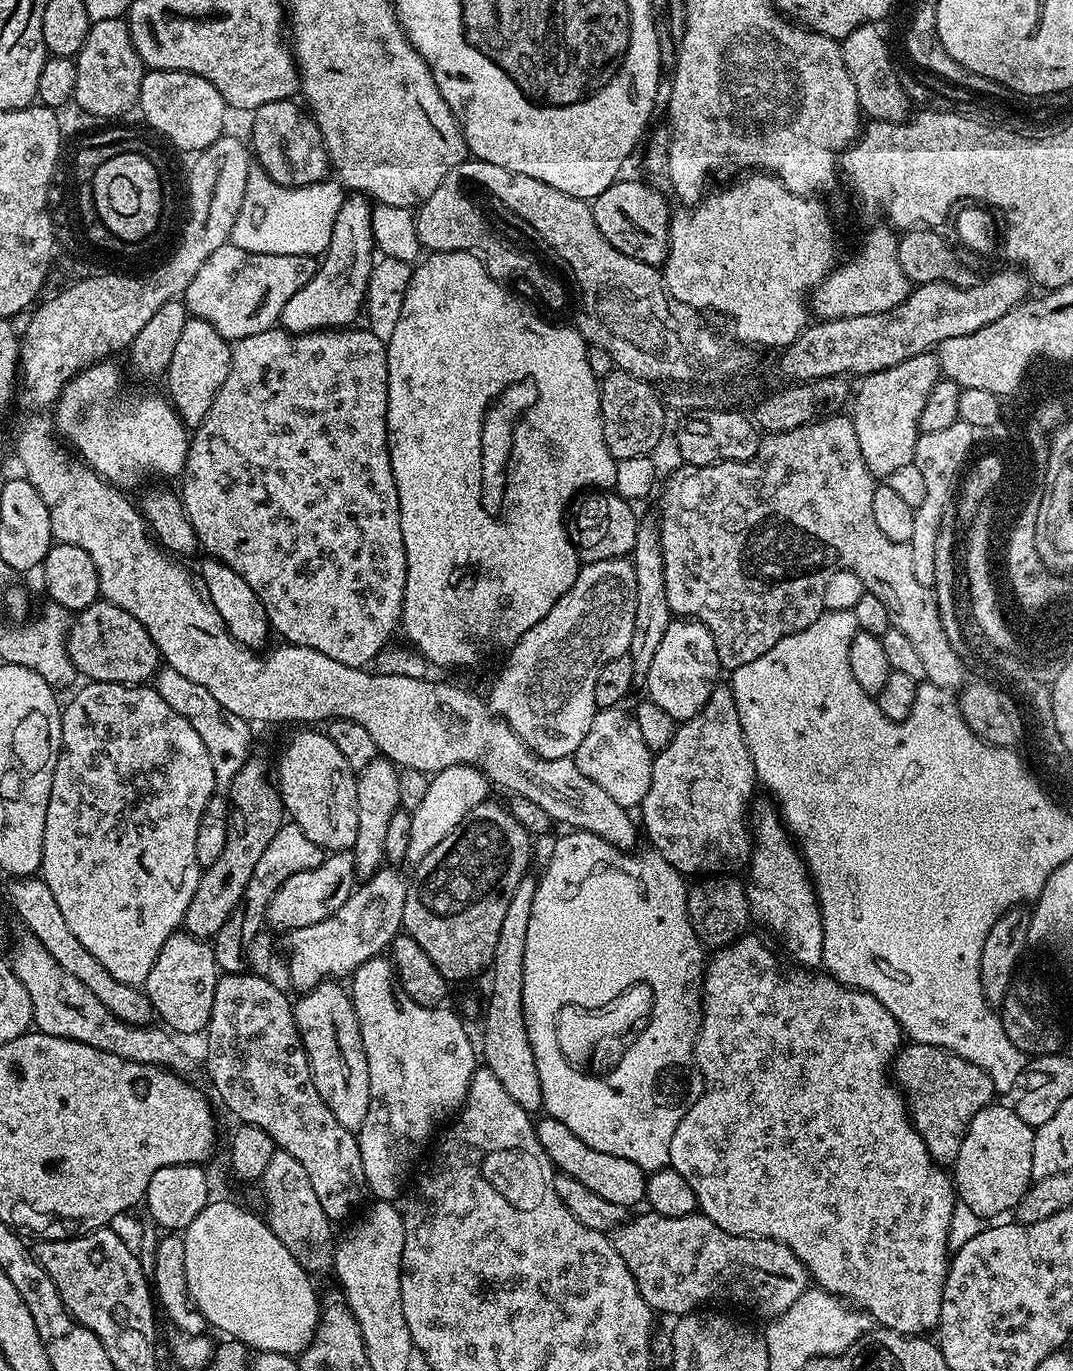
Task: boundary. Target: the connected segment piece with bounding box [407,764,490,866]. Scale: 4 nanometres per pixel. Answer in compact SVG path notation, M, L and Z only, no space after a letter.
M459 764L453 768L447 768L441 772L435 773L429 779L426 795L418 806L418 810L412 812L412 821L410 822L410 846L408 847L407 863L415 866L466 818L466 814L472 808L477 808L479 804L485 803L489 799L488 788L490 781L479 767Z

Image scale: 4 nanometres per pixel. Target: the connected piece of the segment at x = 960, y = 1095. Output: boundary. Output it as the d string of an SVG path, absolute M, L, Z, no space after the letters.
M908 1042L896 1053L894 1080L904 1094L912 1127L926 1142L933 1161L941 1166L955 1165L962 1138L966 1138L974 1114L993 1103L990 1074L974 1066L974 1062L966 1062L966 1058L954 1056L943 1048Z

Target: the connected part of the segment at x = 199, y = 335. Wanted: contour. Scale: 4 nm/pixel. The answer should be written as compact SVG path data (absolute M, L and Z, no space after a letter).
M190 318L186 326L182 326L182 338L178 338L174 354L170 354L170 366L166 373L166 396L171 400L172 407L185 428L194 430L204 421L210 406L214 406L214 398L222 382L226 382L231 361L232 344L224 340L222 334L218 334L218 330L210 326L210 322Z

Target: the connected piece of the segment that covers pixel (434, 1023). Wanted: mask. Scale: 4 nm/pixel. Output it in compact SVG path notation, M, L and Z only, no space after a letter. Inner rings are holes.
M383 955L367 960L350 977L350 995L362 1034L362 1046L370 1070L370 1106L366 1122L362 1122L358 1139L362 1166L366 1174L366 1188L377 1201L395 1201L404 1184L403 1172L416 1160L432 1131L464 1107L468 1087L478 1067L478 1052L472 1049L472 1040L464 1029L465 1021L455 1011L423 1008L400 989L391 959Z

